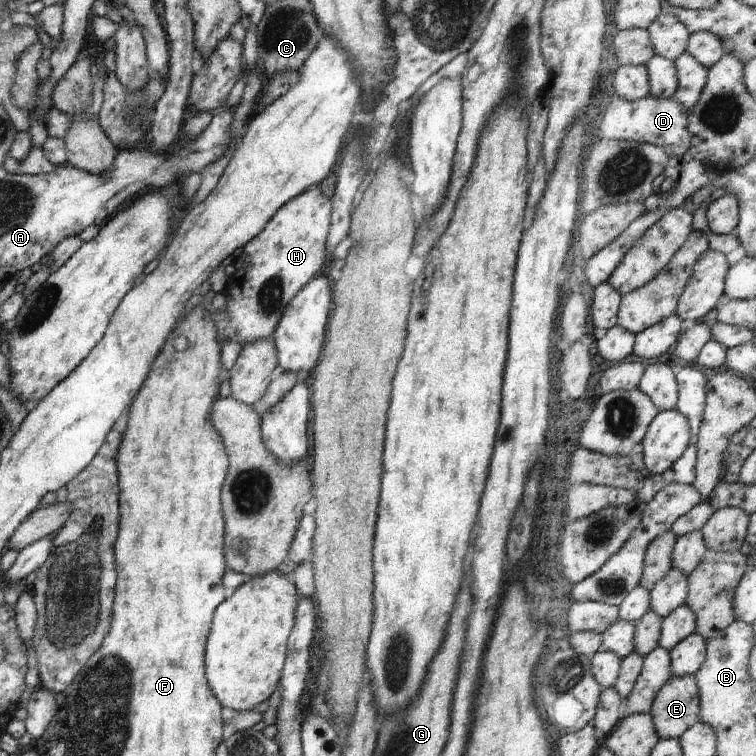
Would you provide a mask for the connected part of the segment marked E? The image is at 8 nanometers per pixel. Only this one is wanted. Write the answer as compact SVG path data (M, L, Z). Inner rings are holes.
M672 676L658 692L649 714L659 739L682 737L688 728L701 721L695 676Z

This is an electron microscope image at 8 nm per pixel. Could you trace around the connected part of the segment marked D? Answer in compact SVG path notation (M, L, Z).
M615 94L606 108L599 132L604 139L649 143L661 147L670 158L680 157L687 154L691 148L692 137L687 130L688 112L680 102L672 98L647 95L638 101L628 101Z

